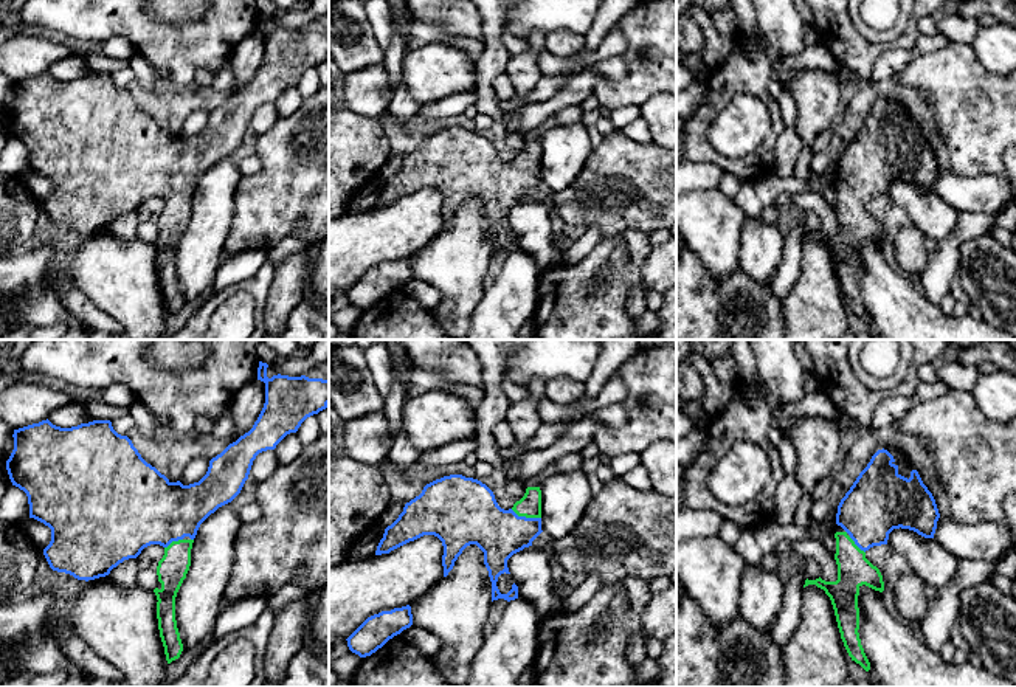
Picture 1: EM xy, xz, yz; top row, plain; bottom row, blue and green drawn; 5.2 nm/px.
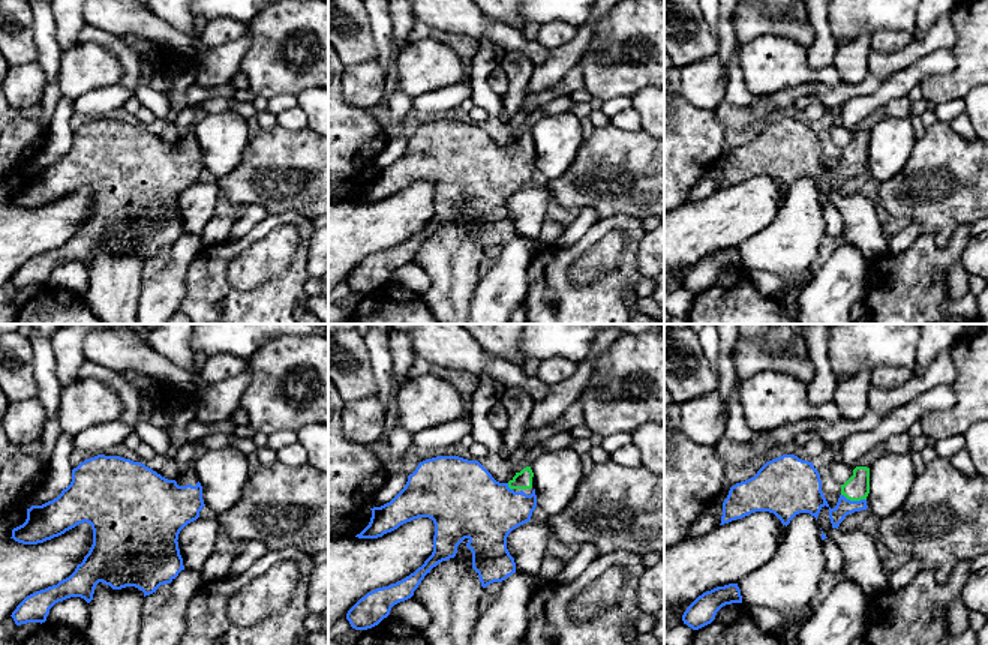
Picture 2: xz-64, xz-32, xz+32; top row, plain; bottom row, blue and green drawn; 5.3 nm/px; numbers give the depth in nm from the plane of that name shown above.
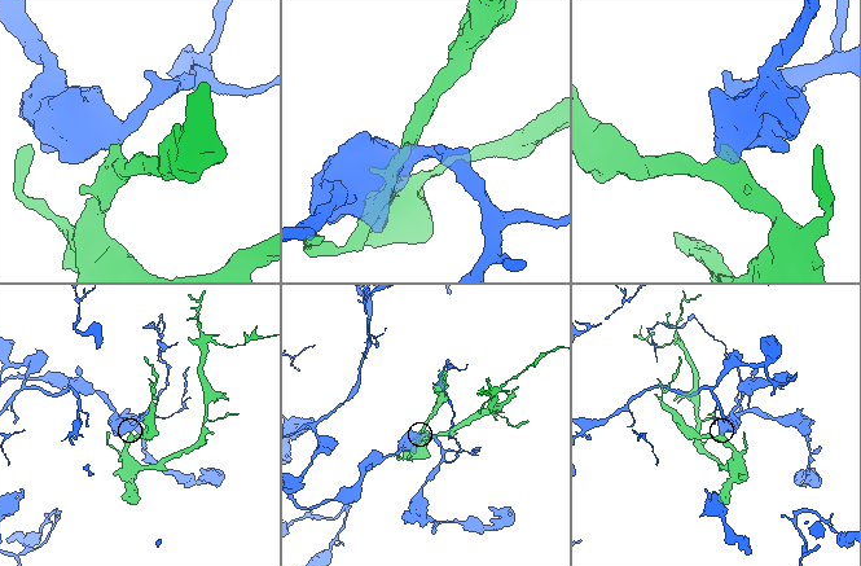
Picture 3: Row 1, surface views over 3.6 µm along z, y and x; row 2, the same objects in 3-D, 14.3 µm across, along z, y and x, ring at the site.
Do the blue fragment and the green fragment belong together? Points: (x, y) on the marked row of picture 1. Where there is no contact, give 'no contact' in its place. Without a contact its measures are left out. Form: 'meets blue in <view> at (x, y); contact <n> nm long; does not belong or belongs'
meets blue in xz at (525, 517); contact 170 nm long; belongs

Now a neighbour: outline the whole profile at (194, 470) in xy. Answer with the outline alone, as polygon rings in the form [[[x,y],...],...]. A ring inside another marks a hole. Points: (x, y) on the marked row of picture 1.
[[[199,457],[199,459],[191,461],[185,467],[180,482],[183,485],[199,482],[206,475],[208,467],[209,467],[209,461],[205,457]]]

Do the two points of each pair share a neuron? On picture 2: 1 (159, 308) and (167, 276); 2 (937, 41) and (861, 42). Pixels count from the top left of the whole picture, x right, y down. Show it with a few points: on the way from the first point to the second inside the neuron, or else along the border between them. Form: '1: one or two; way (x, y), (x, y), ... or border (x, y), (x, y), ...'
1: one; way (159, 300), (167, 290), (167, 284)
2: two; border (870, 50), (868, 71)

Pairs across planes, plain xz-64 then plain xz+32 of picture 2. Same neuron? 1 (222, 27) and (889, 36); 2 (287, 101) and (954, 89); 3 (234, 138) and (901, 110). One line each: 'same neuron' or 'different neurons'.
1: same neuron
2: different neurons
3: different neurons

